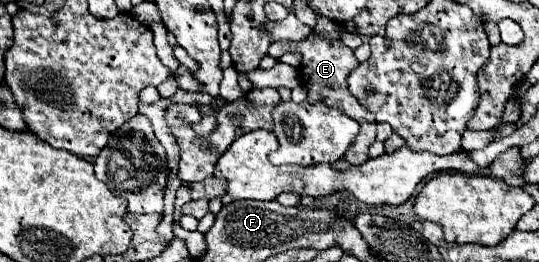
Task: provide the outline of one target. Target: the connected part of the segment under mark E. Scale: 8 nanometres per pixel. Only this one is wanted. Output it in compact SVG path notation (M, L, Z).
M311 33L305 41L299 41L299 43L275 41L275 43L269 47L269 55L275 57L275 59L281 57L283 53L287 53L287 51L299 51L299 53L303 55L303 63L301 63L301 67L299 67L299 73L301 73L303 83L309 87L309 97L307 97L307 101L321 101L321 99L323 99L329 107L339 107L339 109L343 109L351 119L359 121L359 125L361 125L359 135L357 135L357 139L353 141L353 145L347 149L345 159L347 159L351 165L361 165L365 159L369 159L367 147L375 141L375 135L377 135L375 125L377 125L377 121L375 121L373 113L369 113L369 111L349 93L349 89L347 89L347 75L349 75L349 73L357 67L357 63L359 63L359 61L355 59L353 51L351 51L341 39L329 41L329 39L317 37L315 33Z

